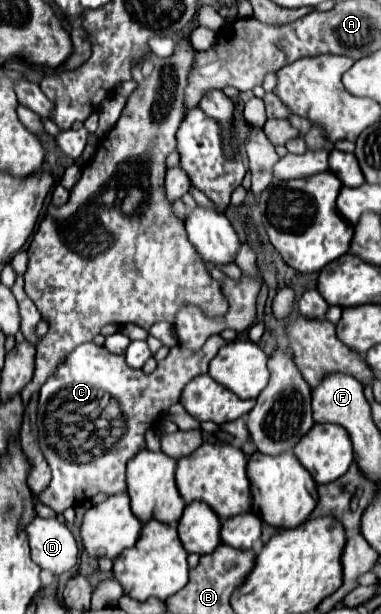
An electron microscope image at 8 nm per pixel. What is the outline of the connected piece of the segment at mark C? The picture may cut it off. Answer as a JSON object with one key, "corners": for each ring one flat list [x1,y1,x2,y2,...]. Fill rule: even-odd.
{"corners":[[213,334,199,352,173,346,169,356,161,360,157,370,149,376,143,374,143,370,129,368,125,356,113,356,103,346,77,346,39,392,39,446,53,470,53,480,49,488,39,494,39,500,61,514,69,506,93,498,99,492,107,496,127,492,125,464,145,448,145,430,151,428,161,412,179,402,181,390,195,376,207,374,209,362,225,344,229,342],[113,404,117,404,119,414,111,414]]}

